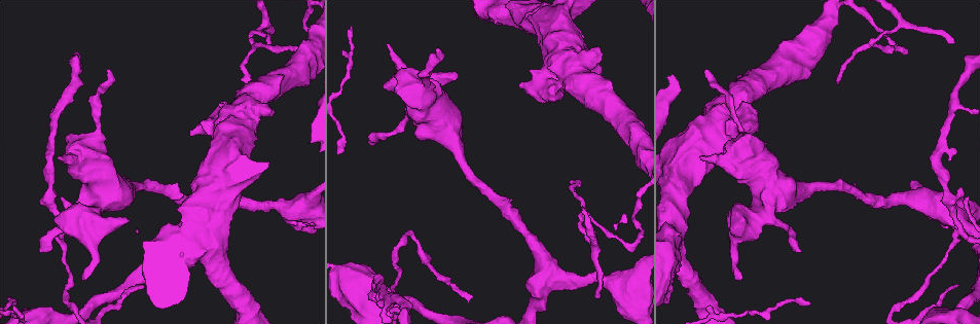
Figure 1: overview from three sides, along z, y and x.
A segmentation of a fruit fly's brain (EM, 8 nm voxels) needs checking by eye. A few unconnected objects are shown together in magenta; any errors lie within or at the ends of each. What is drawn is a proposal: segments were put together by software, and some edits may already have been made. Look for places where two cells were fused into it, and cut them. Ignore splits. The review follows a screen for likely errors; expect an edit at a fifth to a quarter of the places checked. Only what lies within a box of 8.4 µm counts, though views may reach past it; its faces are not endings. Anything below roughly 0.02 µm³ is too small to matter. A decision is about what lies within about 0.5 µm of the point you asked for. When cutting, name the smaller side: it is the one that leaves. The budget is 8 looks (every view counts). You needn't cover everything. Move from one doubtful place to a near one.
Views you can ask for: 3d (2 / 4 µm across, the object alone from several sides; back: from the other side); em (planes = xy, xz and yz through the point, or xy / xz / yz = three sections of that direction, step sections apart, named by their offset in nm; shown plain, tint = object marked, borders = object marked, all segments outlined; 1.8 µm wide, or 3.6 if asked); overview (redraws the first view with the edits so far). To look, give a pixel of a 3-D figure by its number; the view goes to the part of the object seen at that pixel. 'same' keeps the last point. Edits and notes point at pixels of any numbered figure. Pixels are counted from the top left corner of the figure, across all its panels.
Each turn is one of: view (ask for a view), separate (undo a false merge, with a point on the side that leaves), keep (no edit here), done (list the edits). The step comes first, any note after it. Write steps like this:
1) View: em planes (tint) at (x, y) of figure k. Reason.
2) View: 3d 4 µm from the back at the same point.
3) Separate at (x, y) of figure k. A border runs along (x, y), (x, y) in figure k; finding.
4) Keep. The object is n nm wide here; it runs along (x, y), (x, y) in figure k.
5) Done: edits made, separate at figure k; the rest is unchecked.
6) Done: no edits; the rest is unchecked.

View: em xy step 4 (tint) at (594, 248) of figure 1. Abrupt turn.

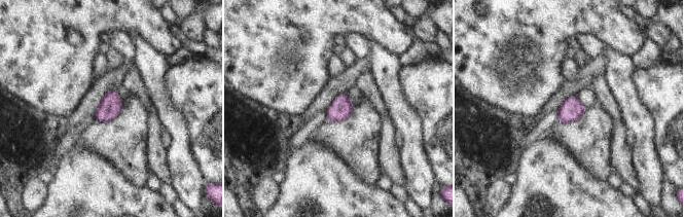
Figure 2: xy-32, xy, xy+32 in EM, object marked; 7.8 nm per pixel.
View: em planes (tint) at the same point. Cut it another way.

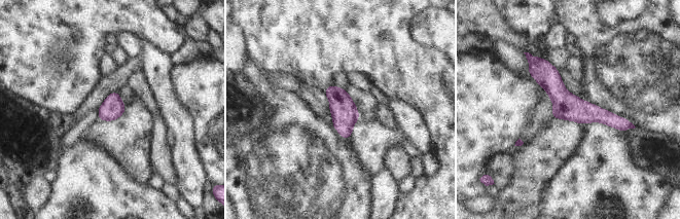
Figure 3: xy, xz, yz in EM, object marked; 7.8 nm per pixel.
Keep. The object is 180 nm wide here; it runs along (531, 61), (577, 110), (630, 125) in figure 3; continuous, no second cell.

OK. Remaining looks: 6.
View: 3d 2 µm at (281, 206) of figure 1. Touches itself.

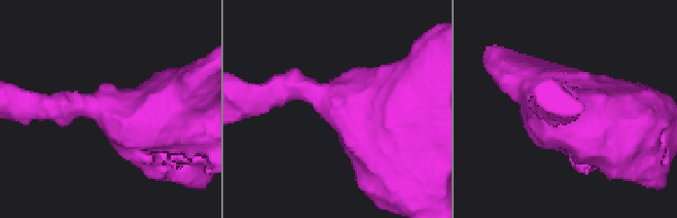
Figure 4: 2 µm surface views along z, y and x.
View: em planes (tint) at (333, 100) of figure 4. 4 arms meet here.

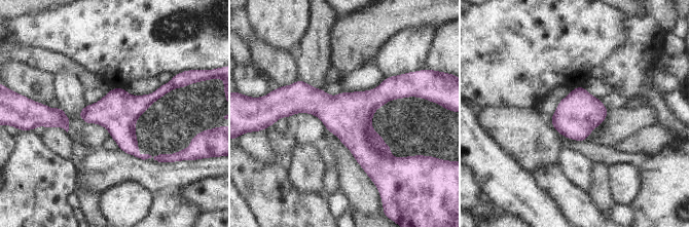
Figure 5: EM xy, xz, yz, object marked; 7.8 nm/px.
Keep. The object is 320 nm wide here; it runs along (403, 95), (283, 108) in figure 5; one cell here.

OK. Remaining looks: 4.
View: em yz step 8 (tint) at (766, 205) of figure 1. Thin neck.

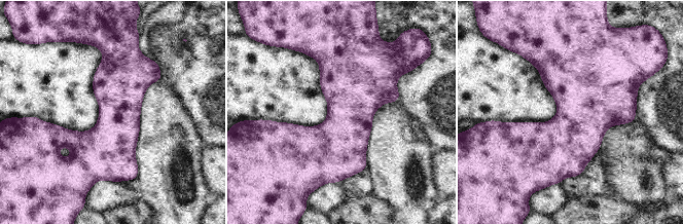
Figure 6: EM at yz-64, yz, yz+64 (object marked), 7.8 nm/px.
View: em planes (tint) at the same point. Cut it another way.

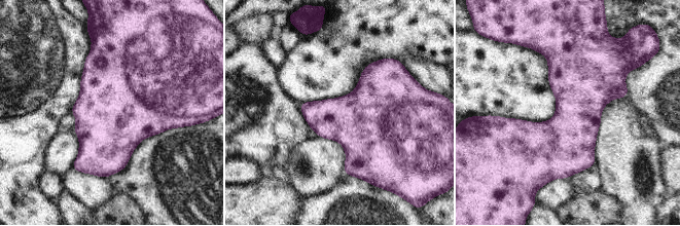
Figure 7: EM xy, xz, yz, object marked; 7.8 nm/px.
Keep. One cell here.

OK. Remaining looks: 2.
Done: no edits; the rest is unchecked.

